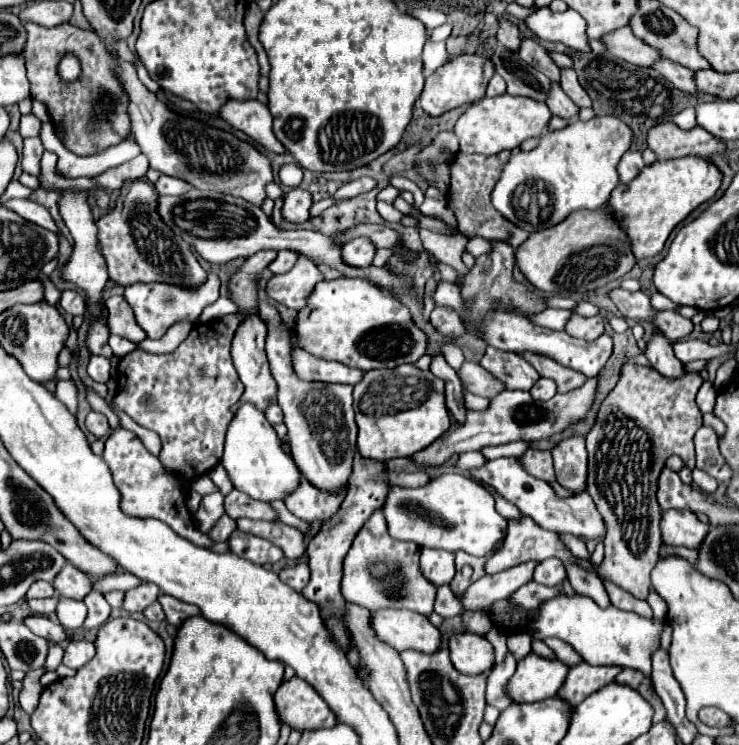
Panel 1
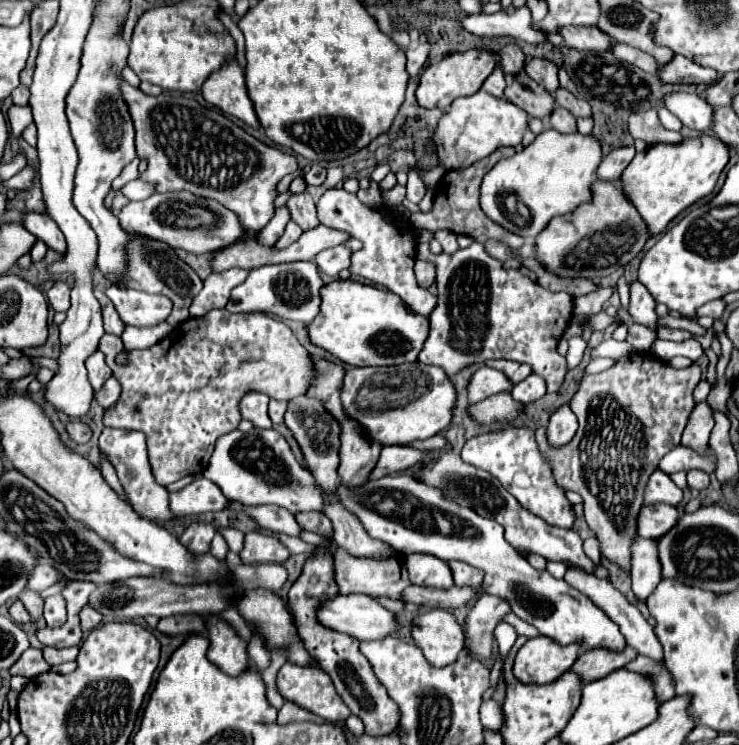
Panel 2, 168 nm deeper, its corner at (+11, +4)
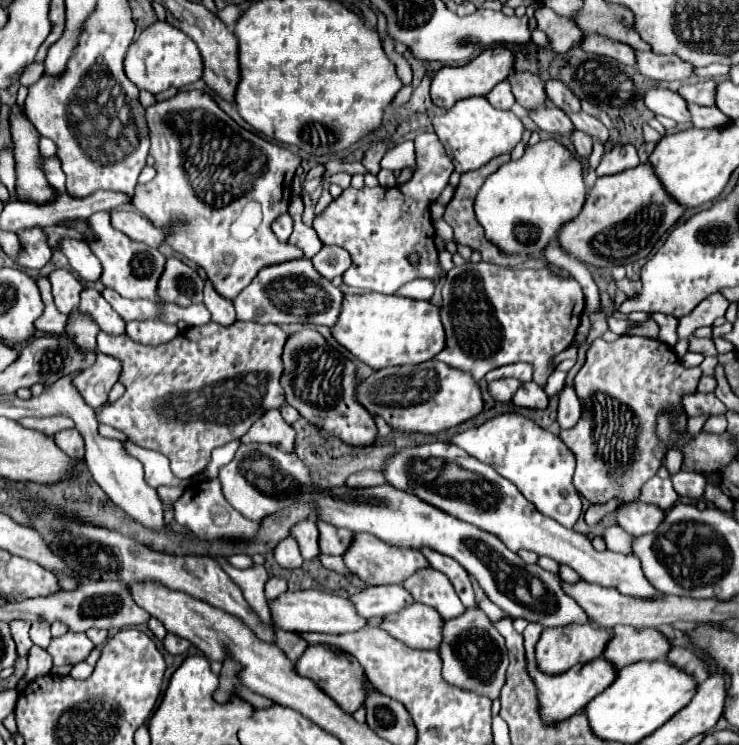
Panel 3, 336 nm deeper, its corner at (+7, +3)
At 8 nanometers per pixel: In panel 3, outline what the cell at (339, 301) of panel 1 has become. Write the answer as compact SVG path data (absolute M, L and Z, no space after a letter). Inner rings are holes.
M378 292L344 294L338 322L332 326L332 336L354 358L374 370L398 364L420 364L434 358L444 348L444 328L436 306L426 300L384 296Z

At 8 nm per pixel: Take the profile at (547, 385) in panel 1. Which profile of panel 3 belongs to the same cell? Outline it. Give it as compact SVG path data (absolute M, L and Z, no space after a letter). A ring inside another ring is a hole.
M526 382L518 388L518 392L512 396L512 402L520 408L546 408L548 396L542 386L536 382Z

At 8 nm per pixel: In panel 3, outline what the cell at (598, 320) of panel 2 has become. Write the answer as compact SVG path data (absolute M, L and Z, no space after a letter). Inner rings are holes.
M654 320L636 324L626 330L626 336L644 336L644 338L658 338L658 324Z

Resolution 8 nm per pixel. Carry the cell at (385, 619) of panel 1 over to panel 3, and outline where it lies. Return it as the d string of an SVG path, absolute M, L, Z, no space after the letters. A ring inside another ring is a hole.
M304 590L304 592L284 592L270 604L272 620L282 630L296 632L324 632L324 634L344 634L362 630L368 620L356 612L356 606L344 596L336 596L320 590Z

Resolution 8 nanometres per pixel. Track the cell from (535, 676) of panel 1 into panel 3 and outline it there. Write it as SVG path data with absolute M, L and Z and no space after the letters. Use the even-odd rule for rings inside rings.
M596 624L584 626L564 626L564 628L546 628L536 644L536 664L544 674L562 674L570 670L574 664L586 664L598 658L610 638L610 632L602 630Z

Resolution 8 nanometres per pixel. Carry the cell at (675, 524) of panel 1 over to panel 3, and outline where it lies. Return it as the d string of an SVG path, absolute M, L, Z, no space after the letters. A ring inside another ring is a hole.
M636 500L628 506L618 508L616 516L618 516L618 522L620 522L622 530L626 530L632 536L642 536L642 534L648 534L648 532L656 530L662 524L666 512L660 510L658 506L644 504L644 502Z

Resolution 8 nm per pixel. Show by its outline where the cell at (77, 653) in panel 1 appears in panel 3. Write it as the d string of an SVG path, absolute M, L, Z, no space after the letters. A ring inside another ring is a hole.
M32 646L30 652L28 652L28 670L26 670L26 678L28 680L34 680L34 678L40 678L40 676L46 676L50 674L54 668L52 664L52 656L40 648L40 646Z

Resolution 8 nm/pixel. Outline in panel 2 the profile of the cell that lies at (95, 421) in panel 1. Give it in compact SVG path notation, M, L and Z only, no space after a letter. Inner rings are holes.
M74 419L66 425L66 431L74 443L86 443L90 439L90 427L82 419Z

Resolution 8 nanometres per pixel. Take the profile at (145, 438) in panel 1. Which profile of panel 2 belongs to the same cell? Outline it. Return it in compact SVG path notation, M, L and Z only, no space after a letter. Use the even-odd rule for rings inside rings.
M110 377L110 379L104 383L104 387L94 393L94 399L96 399L104 409L108 409L110 405L114 405L114 403L118 401L118 397L120 397L120 383L118 383L114 377Z

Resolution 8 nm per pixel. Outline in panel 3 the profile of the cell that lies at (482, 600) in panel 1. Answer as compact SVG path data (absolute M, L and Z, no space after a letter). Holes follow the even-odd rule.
M394 584L394 586L368 586L364 592L358 592L358 594L350 596L350 600L356 604L356 610L364 618L394 614L394 612L398 612L398 610L402 610L402 608L416 602L412 598L412 594L400 584Z

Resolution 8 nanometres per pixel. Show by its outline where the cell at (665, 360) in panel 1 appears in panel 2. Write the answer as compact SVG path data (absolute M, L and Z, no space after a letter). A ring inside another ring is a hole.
M632 281L630 283L630 315L634 317L636 323L642 323L650 329L656 329L656 313L654 313L654 299L648 293L648 289L644 289L644 285L640 285L640 281Z

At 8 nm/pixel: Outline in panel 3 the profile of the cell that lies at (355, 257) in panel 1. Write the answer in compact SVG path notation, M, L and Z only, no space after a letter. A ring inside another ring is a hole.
M324 246L314 258L312 258L312 264L316 266L316 270L332 280L336 276L342 276L350 264L352 264L352 258L348 254L348 250L340 248L340 246Z

